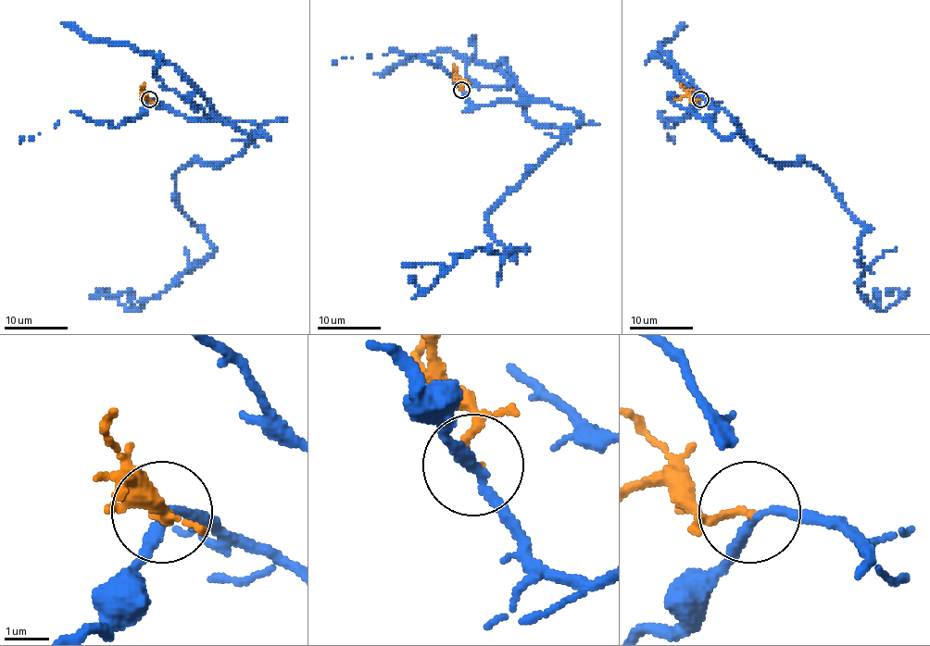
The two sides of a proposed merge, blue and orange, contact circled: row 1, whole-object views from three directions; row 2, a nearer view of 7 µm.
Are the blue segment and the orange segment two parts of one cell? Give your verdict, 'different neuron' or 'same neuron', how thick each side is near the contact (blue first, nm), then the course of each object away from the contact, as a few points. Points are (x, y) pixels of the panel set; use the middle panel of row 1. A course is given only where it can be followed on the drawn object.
different neuron; 220 nm thick on the blue side, 170 nm on the other; blue runs (462, 90), (583, 120), (489, 210), (489, 232), (523, 250), (462, 254), (427, 291), (408, 275); orange runs (462, 90), (462, 82), (452, 65)

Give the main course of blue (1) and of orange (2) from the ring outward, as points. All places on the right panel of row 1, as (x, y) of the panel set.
1: (700, 100), (719, 136), (821, 172), (863, 226), (859, 290), (877, 310), (901, 297), (886, 292)
2: (700, 100), (684, 95), (675, 100)

